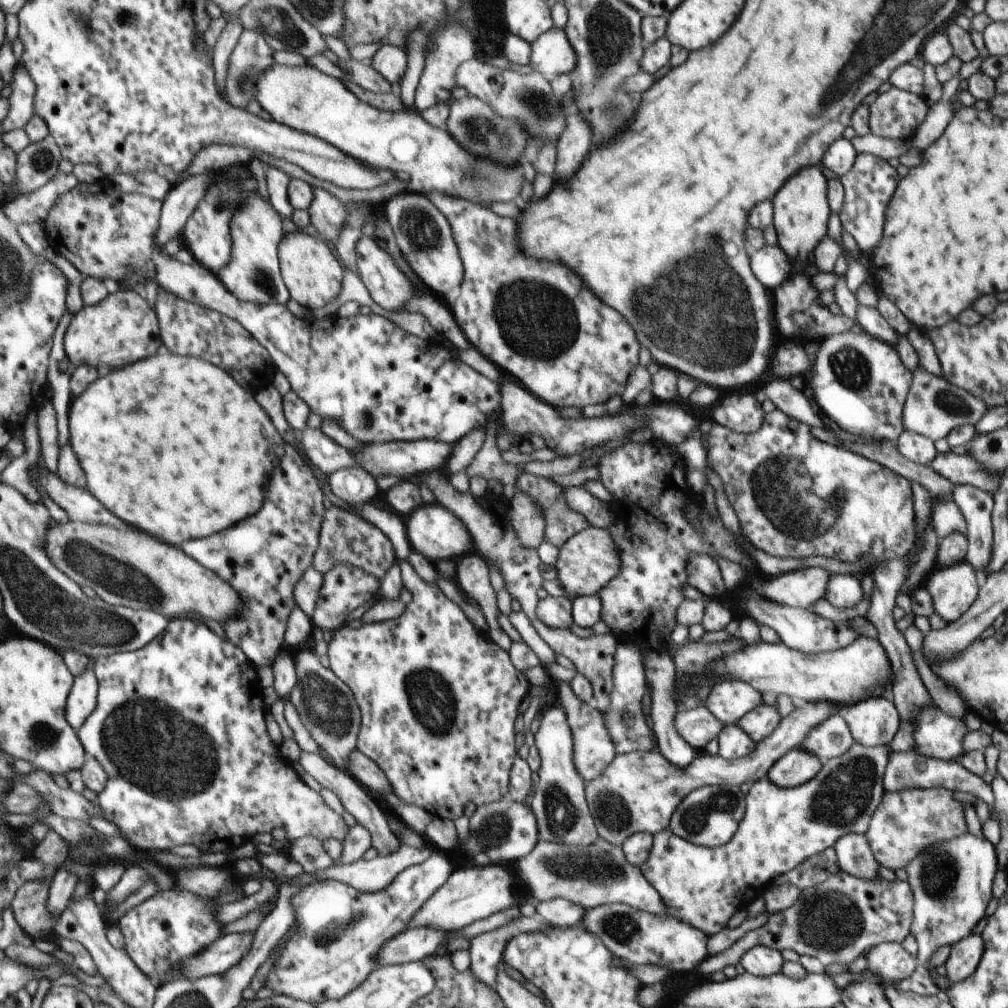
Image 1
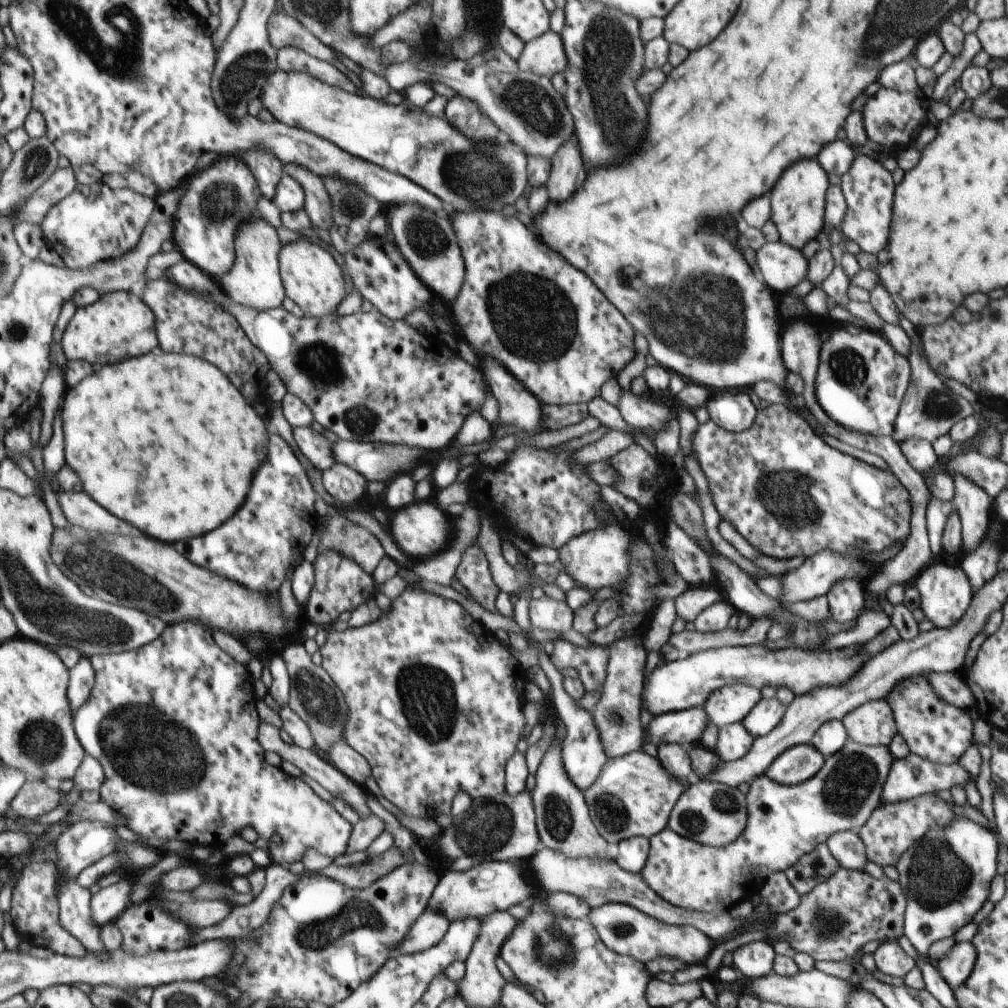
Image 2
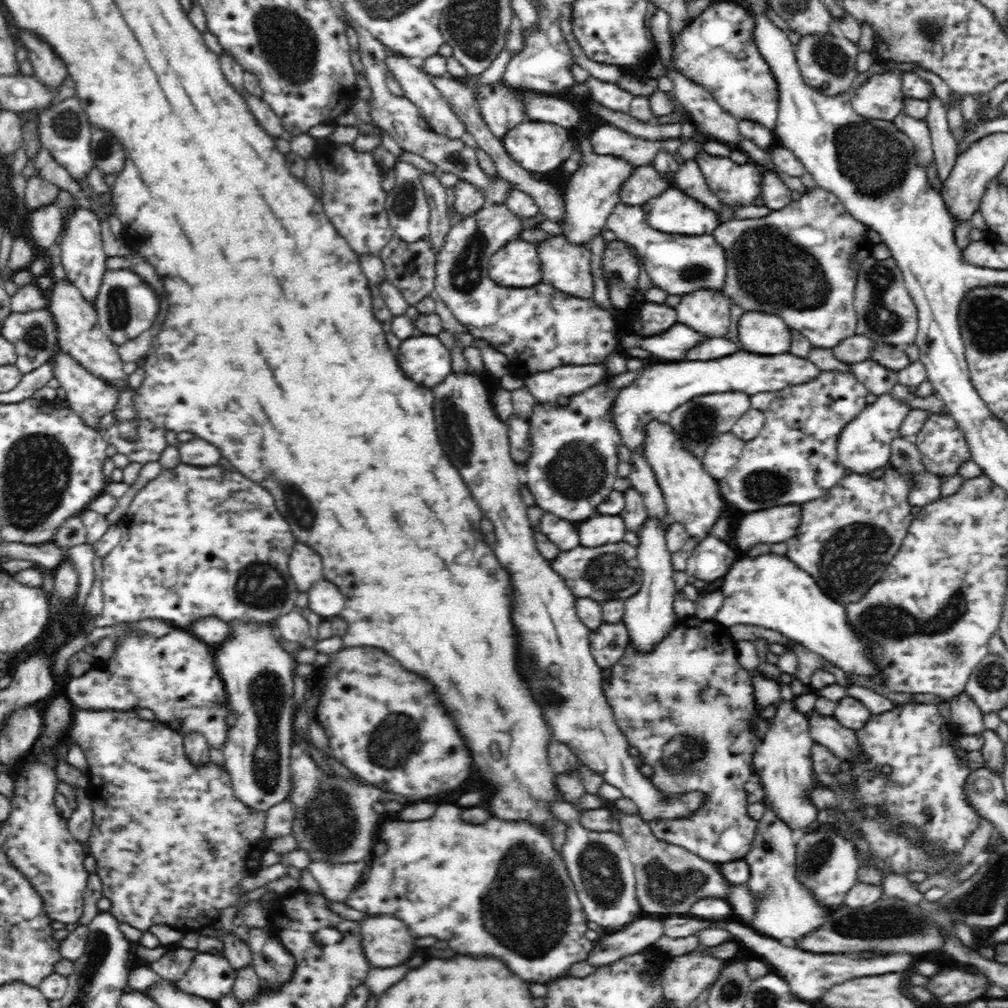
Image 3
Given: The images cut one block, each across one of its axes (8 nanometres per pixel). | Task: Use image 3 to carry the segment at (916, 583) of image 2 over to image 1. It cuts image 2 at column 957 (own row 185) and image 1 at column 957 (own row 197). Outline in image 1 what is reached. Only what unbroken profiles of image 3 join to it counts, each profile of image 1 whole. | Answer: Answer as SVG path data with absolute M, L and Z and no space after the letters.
M962 561L948 568L936 567L924 582L932 596L934 612L944 622L954 622L962 617L979 597L981 575L971 565Z

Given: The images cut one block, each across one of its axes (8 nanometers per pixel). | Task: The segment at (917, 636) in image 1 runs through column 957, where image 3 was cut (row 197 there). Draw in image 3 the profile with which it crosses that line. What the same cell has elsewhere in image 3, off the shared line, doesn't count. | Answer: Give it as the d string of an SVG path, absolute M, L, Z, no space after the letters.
M687 159L673 174L672 185L679 188L684 194L691 196L711 208L717 215L722 210L722 202L706 184L704 175L693 159Z

